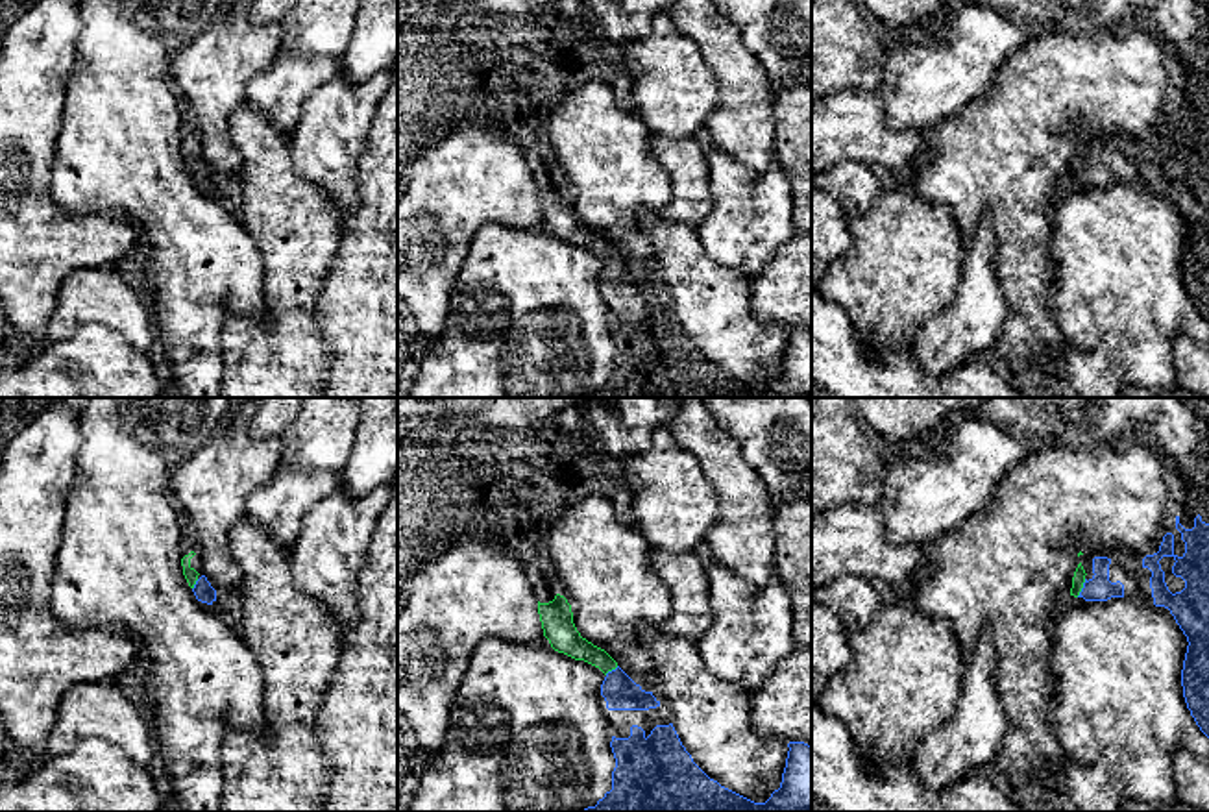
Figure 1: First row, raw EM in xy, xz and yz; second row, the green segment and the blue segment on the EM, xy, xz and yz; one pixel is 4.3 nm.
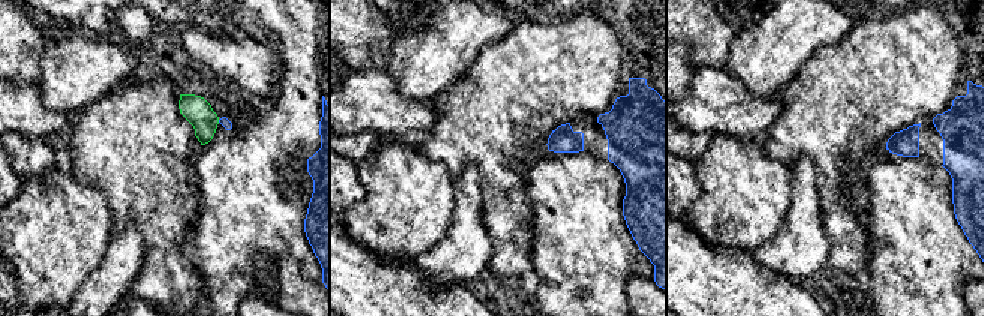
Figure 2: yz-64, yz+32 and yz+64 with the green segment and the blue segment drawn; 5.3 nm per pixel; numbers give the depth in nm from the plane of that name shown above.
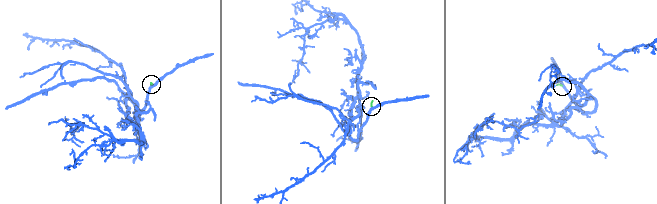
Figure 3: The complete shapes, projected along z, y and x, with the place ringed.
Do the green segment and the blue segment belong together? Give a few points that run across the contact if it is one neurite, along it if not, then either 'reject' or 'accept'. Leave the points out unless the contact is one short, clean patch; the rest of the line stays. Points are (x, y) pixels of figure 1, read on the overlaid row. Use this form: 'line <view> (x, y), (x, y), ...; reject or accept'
line yz (1078, 579), (1082, 587), (1099, 589); accept

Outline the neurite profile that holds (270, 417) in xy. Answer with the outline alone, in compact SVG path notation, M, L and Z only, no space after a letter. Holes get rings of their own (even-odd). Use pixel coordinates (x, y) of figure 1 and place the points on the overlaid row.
M255 398L246 416L246 431L251 438L263 440L281 437L296 420L305 398Z

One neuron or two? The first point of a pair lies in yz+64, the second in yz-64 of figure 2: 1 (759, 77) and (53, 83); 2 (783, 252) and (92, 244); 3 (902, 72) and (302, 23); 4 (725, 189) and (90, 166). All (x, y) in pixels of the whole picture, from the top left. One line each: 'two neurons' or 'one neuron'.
1: one neuron
2: two neurons
3: two neurons
4: two neurons

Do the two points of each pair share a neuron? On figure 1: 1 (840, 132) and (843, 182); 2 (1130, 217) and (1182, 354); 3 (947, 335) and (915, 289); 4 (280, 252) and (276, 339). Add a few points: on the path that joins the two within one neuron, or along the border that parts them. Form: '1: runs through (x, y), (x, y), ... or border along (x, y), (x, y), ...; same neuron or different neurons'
1: border along (830, 167), (858, 163), (873, 167), (882, 174); different neurons
2: border along (1182, 333), (1172, 341), (1174, 378); different neurons
3: border along (960, 280), (954, 296), (923, 322), (914, 343); different neurons
4: runs through (280, 274), (280, 317); same neuron

